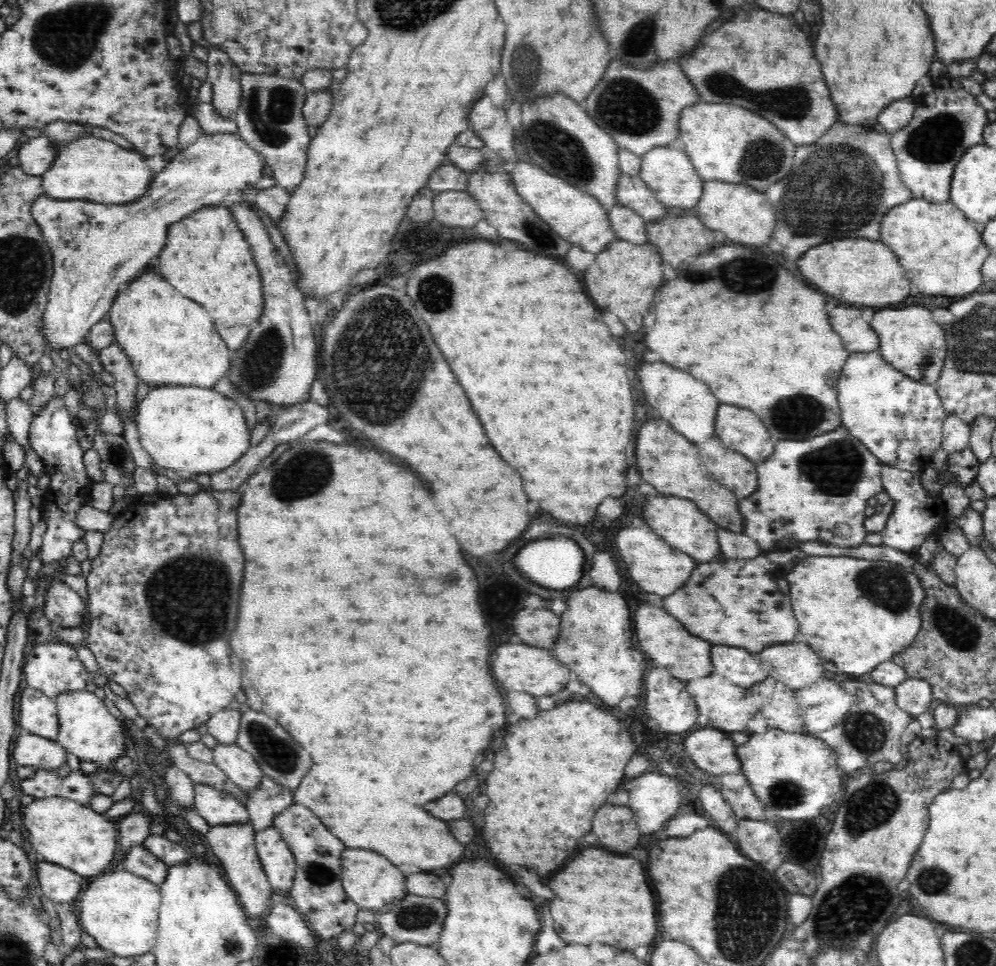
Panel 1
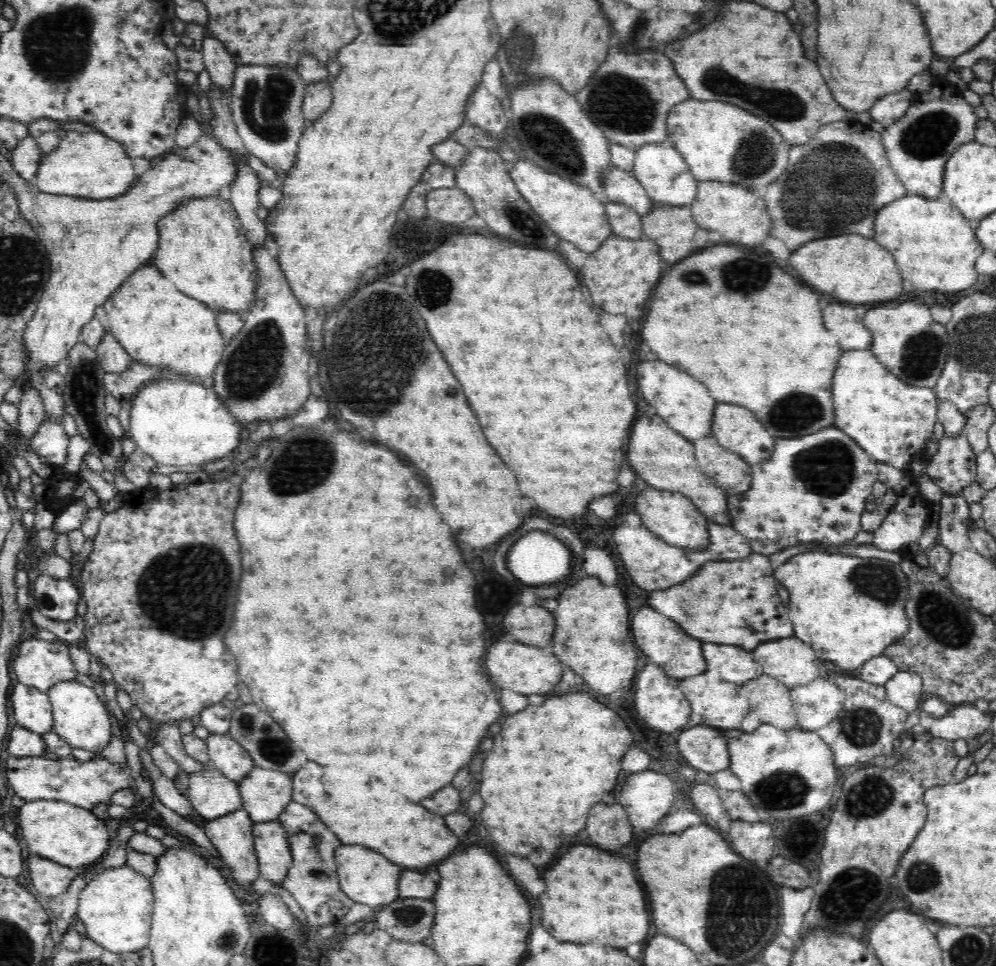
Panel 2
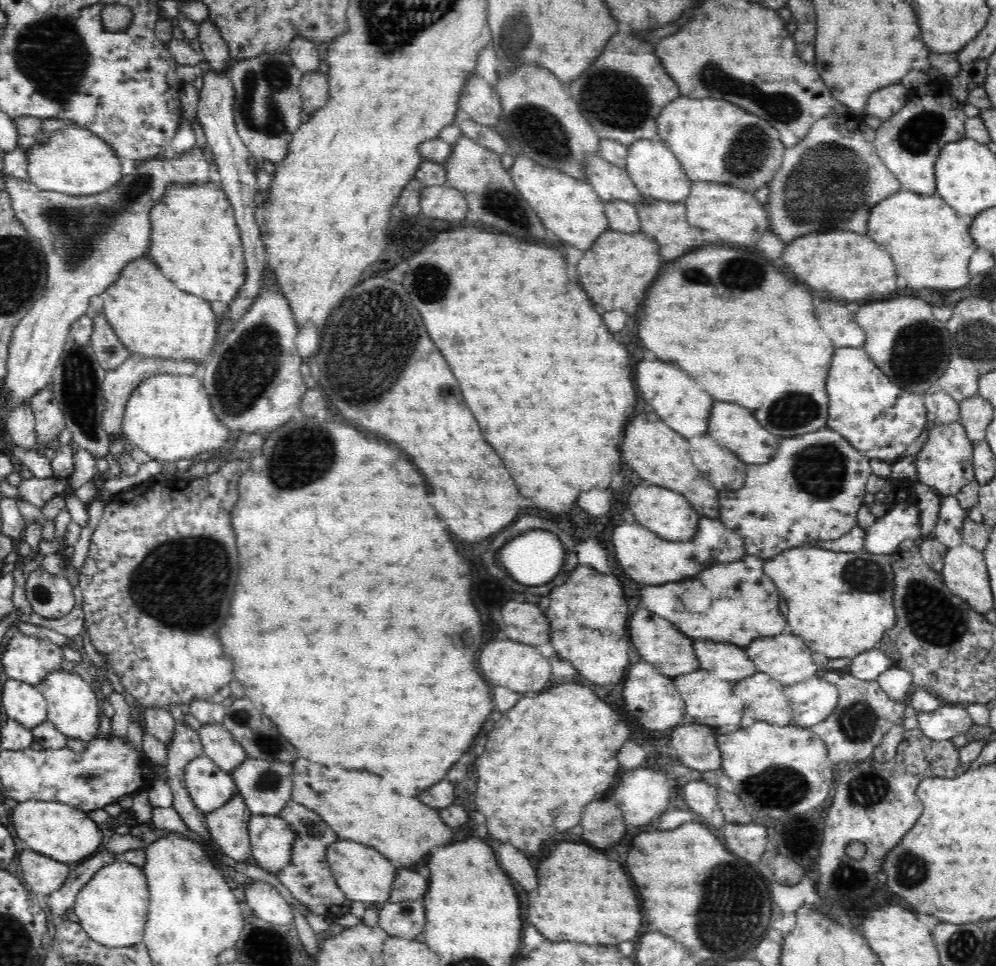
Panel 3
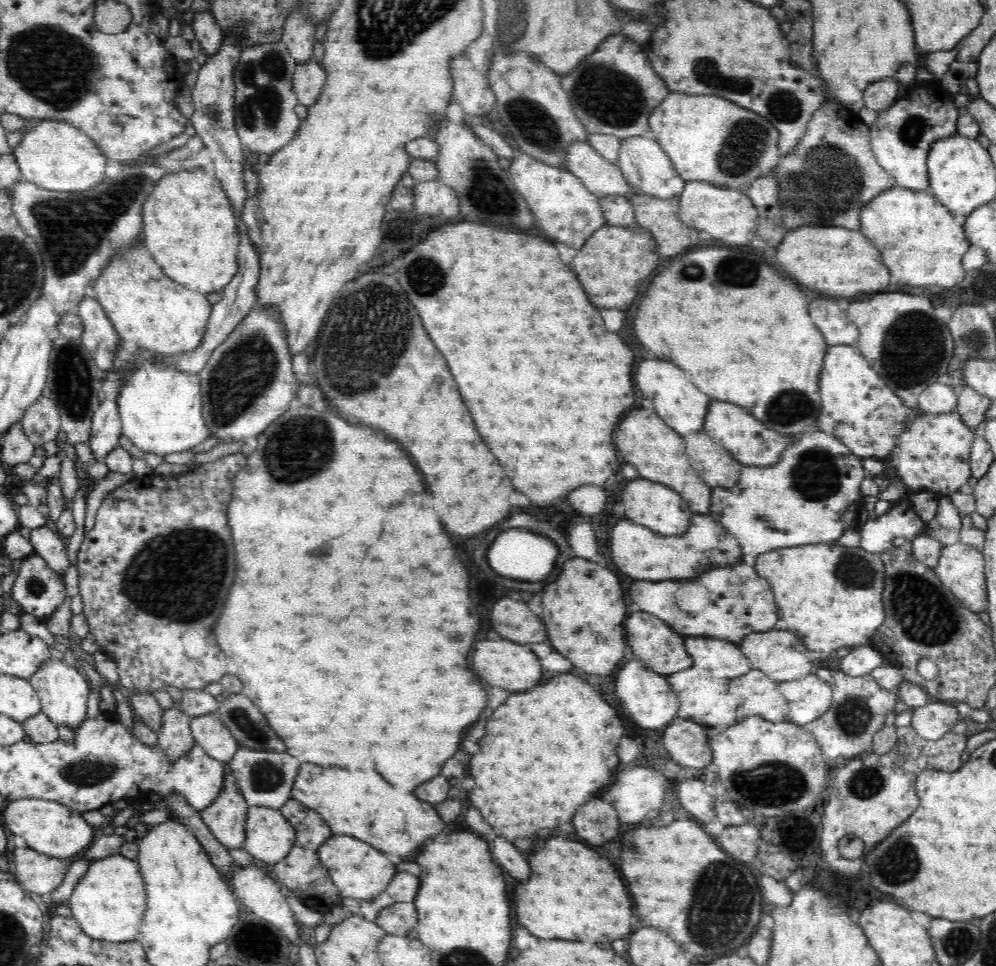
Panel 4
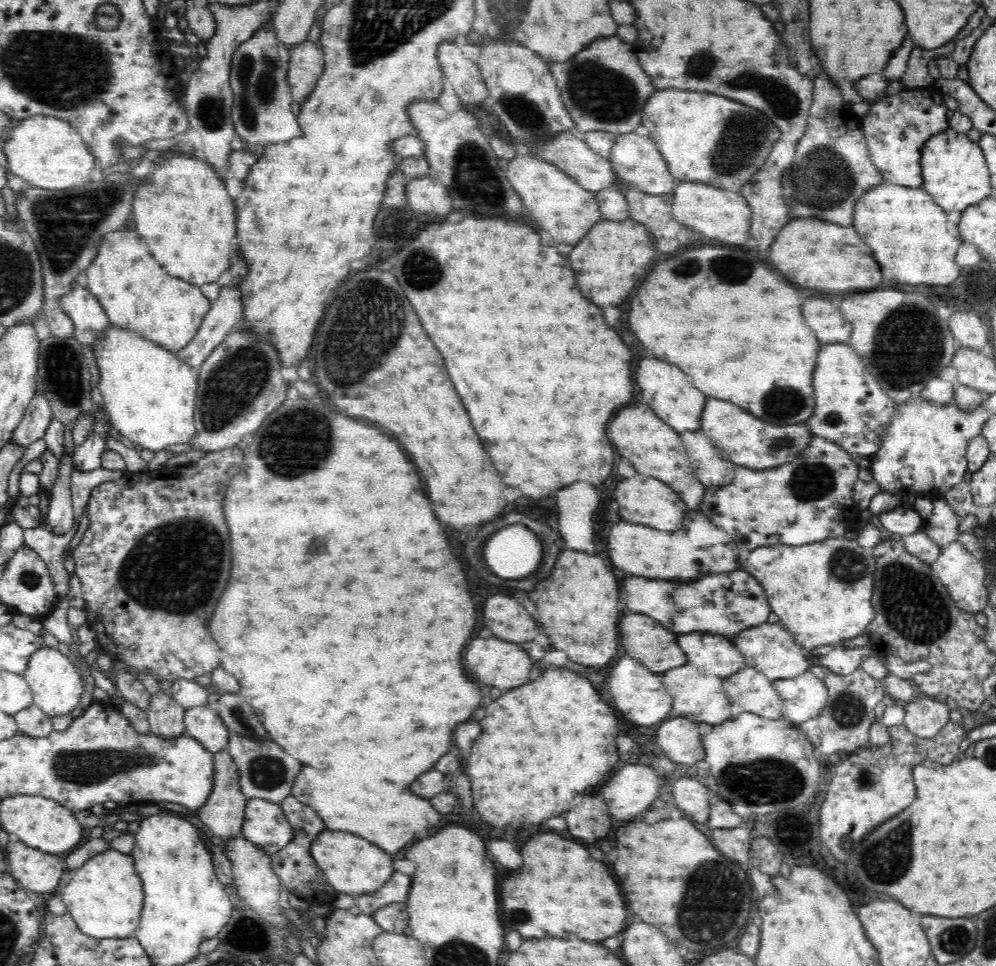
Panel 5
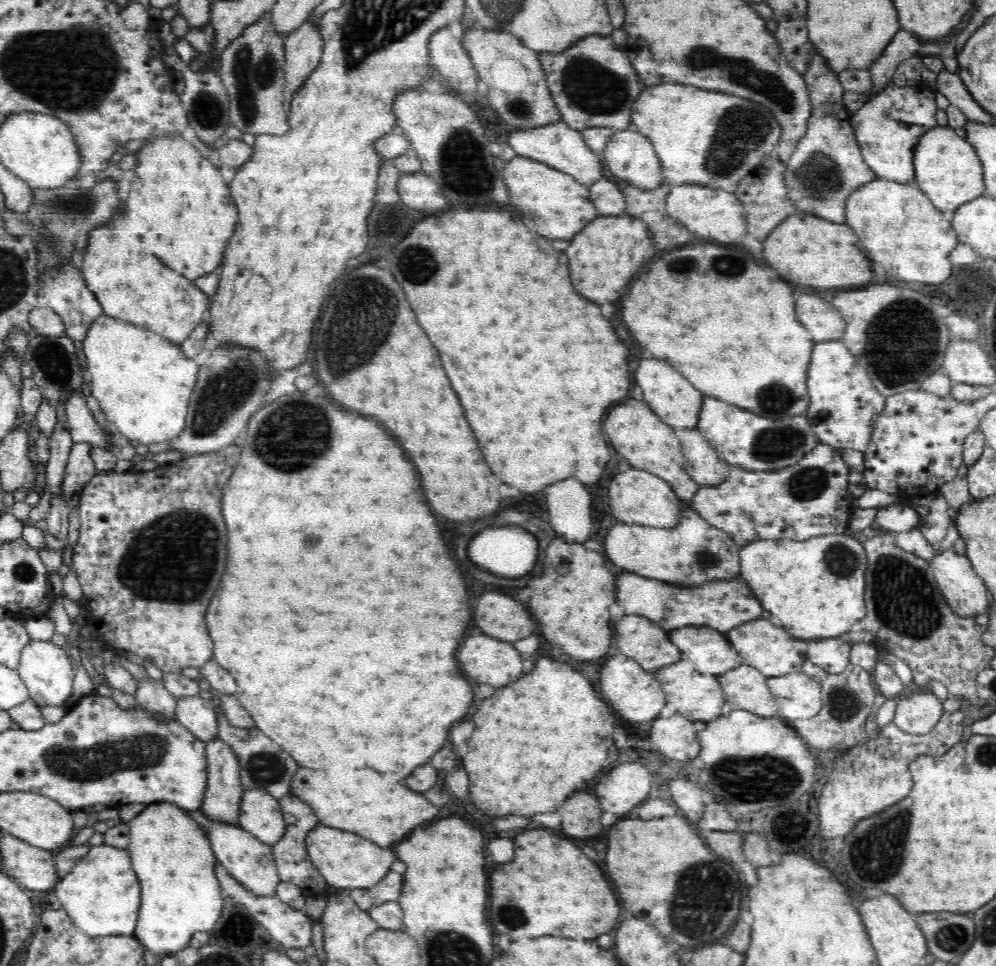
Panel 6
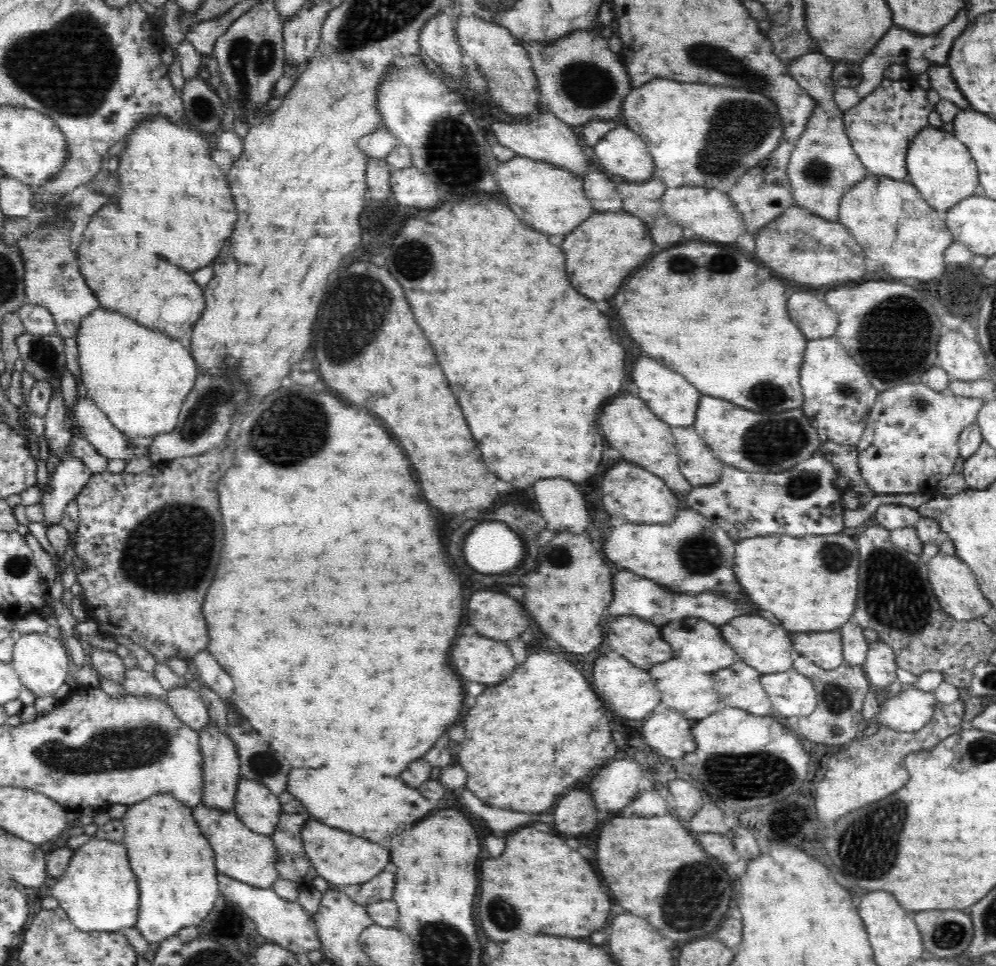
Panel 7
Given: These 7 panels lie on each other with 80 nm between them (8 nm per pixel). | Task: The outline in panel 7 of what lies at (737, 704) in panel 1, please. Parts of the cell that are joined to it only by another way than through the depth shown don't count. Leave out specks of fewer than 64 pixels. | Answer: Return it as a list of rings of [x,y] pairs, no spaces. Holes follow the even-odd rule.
[[[673,657],[671,660],[654,664],[648,674],[654,679],[656,689],[660,691],[660,704],[654,708],[654,712],[664,712],[664,710],[674,710],[682,713],[688,720],[698,721],[703,717],[710,716],[720,710],[718,702],[720,695],[714,690],[714,679],[711,675],[696,671],[688,662],[683,659]]]

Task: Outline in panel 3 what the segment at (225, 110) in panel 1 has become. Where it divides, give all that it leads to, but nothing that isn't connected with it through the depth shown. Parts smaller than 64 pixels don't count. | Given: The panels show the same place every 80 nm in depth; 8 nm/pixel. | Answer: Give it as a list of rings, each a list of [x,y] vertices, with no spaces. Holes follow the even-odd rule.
[[[206,18],[202,24],[198,24],[198,39],[196,46],[202,54],[202,58],[210,64],[214,72],[226,70],[231,58],[227,42],[222,38],[217,26],[214,26],[212,20]]]

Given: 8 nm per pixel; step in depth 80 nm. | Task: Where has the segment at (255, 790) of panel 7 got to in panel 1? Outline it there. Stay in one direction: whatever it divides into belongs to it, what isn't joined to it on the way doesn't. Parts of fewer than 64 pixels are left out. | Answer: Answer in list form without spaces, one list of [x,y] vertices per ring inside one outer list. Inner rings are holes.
[[[274,825],[255,832],[255,847],[270,886],[290,892],[297,864],[281,833]]]

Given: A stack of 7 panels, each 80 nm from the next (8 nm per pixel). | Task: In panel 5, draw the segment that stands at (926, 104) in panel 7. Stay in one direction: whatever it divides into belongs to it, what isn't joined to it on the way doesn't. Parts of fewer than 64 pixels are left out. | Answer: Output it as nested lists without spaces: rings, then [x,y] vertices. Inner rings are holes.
[[[894,86],[890,94],[880,98],[874,104],[869,104],[870,112],[860,120],[864,140],[867,143],[867,151],[870,154],[870,162],[882,174],[886,183],[901,185],[907,188],[921,189],[923,184],[922,167],[919,166],[922,158],[923,145],[936,133],[944,132],[950,128],[947,112],[949,111],[944,105],[943,95],[940,92],[930,88],[900,88]]]

